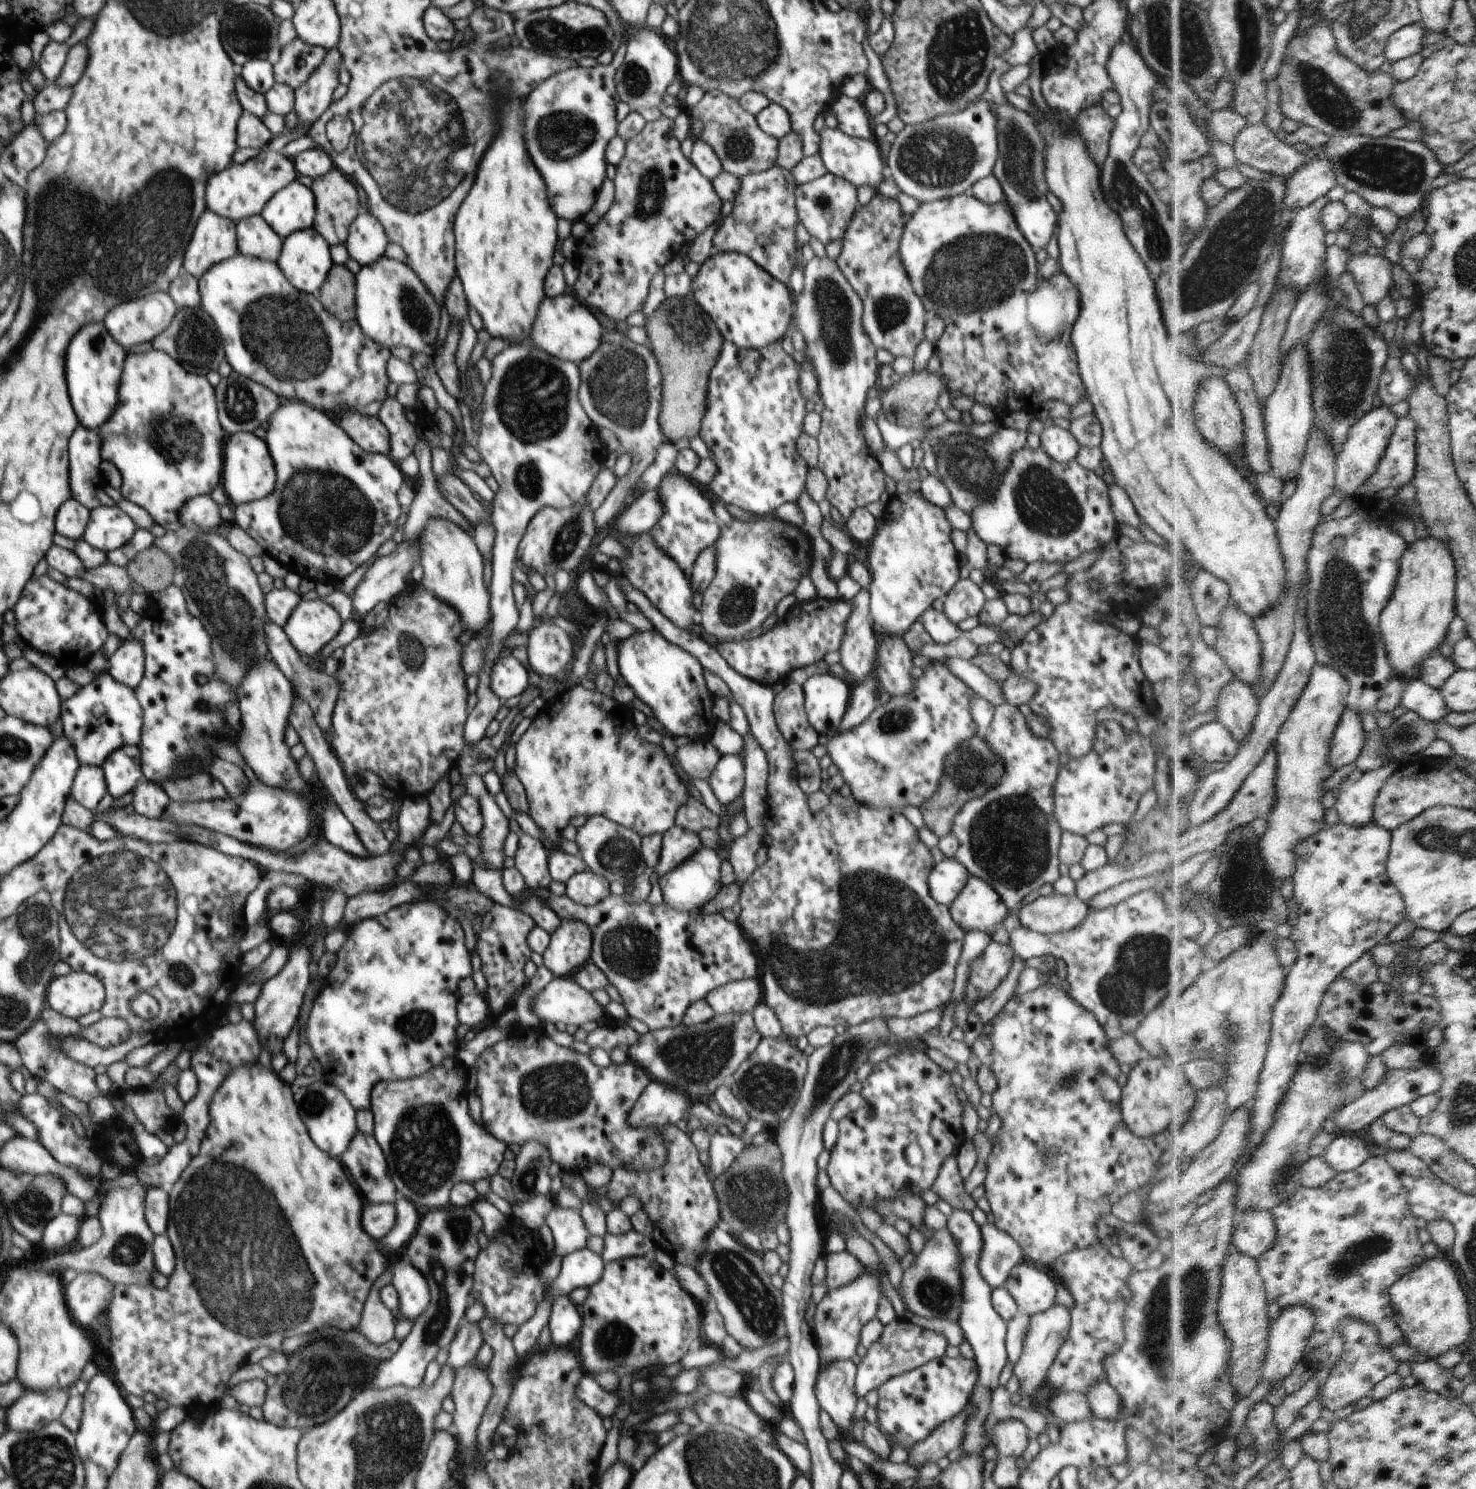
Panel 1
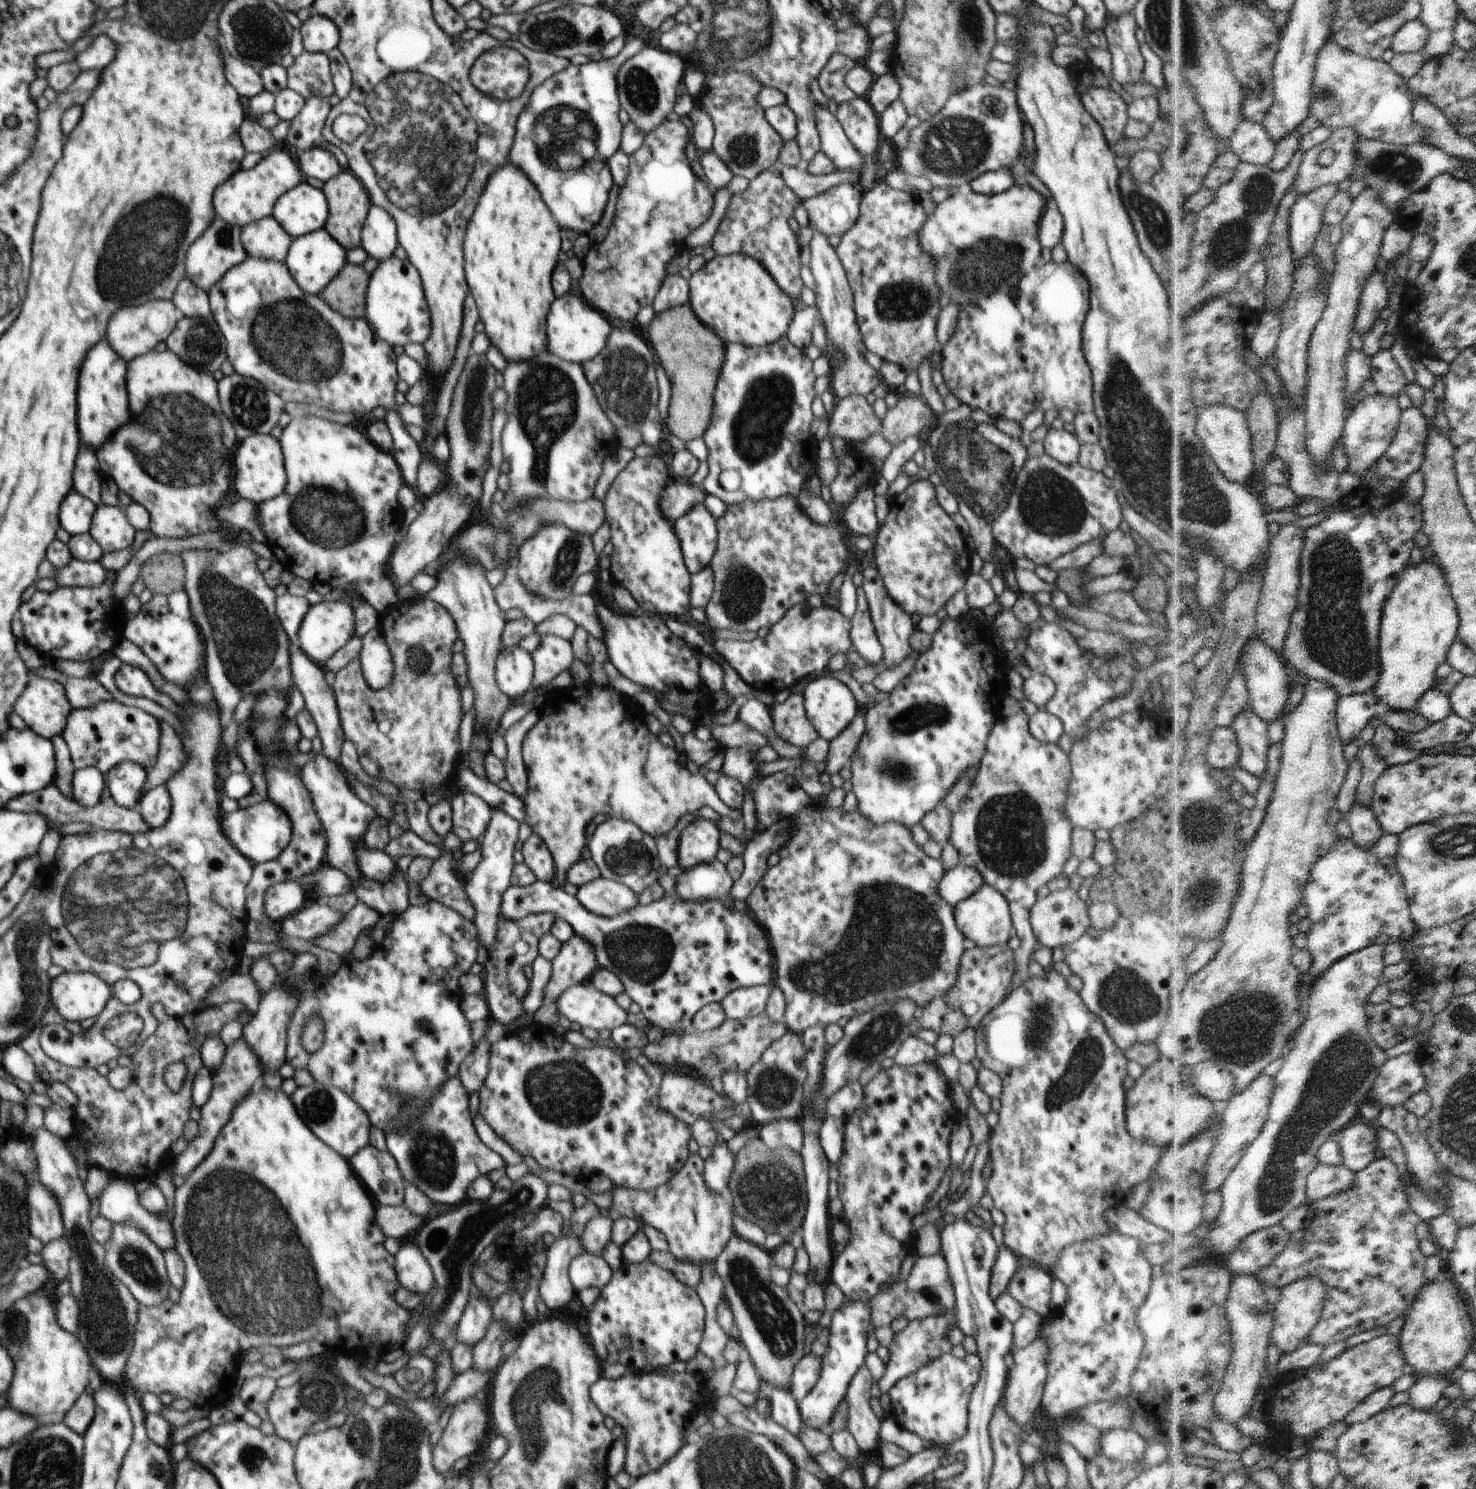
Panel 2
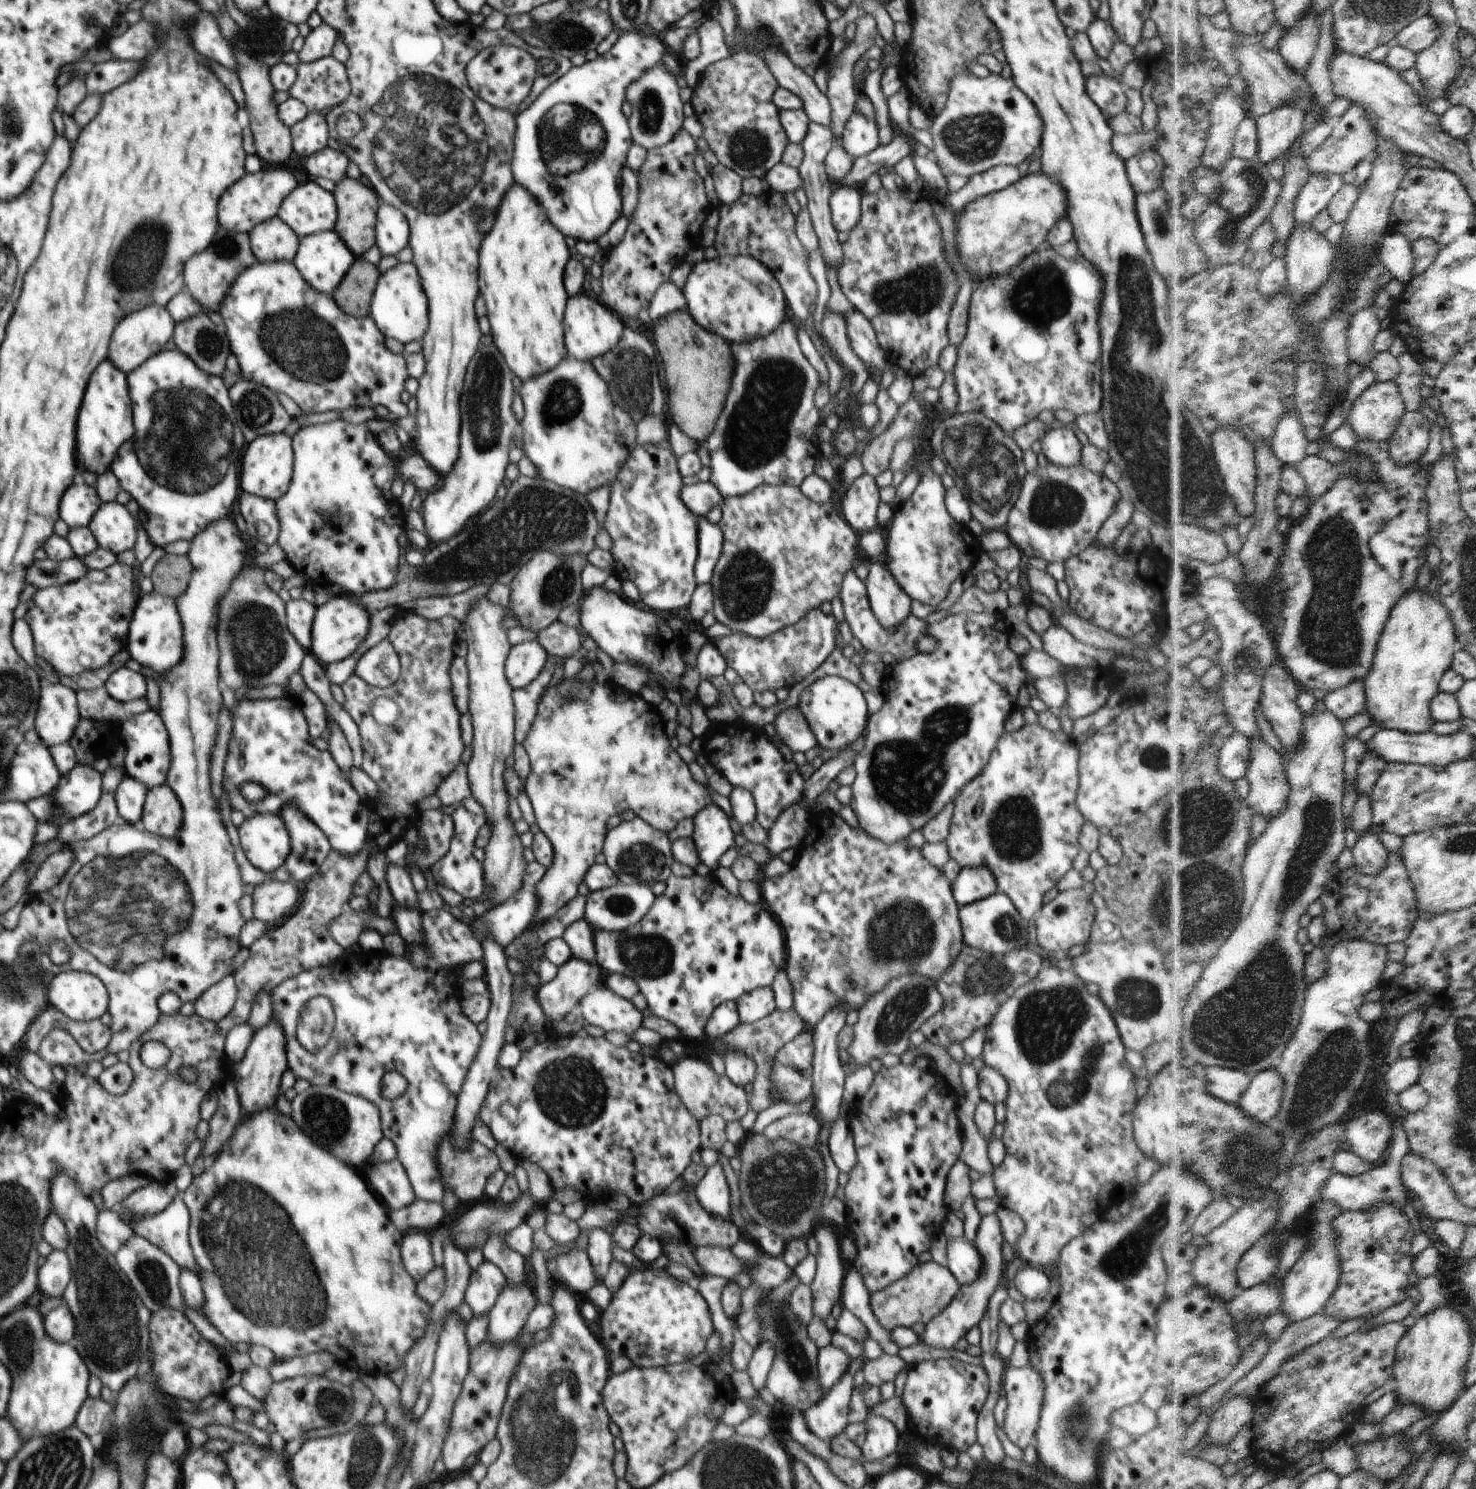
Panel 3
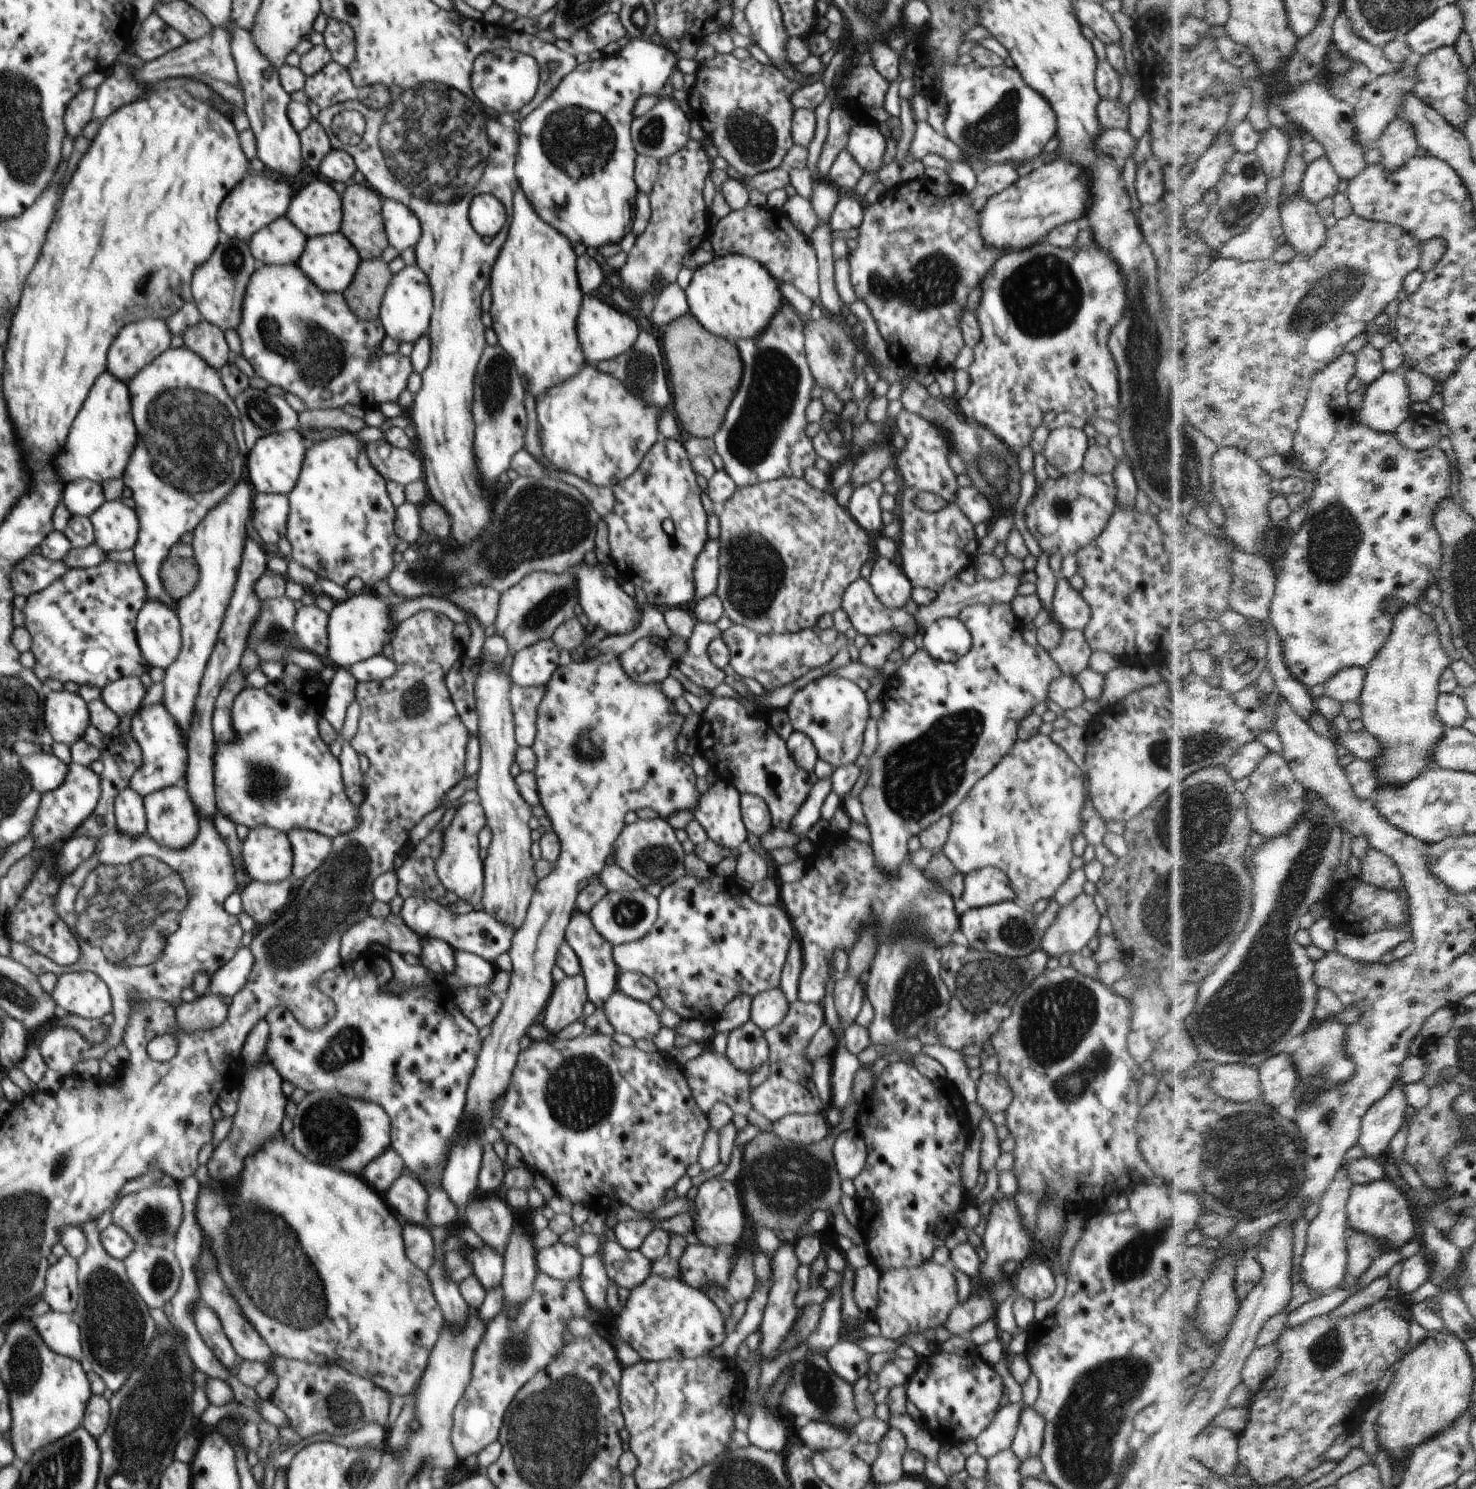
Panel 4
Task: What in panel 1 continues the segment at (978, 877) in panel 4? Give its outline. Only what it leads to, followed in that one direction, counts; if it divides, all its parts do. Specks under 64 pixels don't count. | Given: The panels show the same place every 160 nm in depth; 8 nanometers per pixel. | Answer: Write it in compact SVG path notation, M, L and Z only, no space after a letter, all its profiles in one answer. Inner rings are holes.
M945 858L935 864L929 874L928 884L932 898L949 907L969 879L968 869L956 858Z

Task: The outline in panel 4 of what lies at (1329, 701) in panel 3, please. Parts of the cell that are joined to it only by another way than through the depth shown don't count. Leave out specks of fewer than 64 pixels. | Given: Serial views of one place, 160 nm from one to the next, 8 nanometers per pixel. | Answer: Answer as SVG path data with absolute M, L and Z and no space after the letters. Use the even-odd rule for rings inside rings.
M1366 667L1345 668L1326 683L1326 692L1344 705L1358 701L1365 691L1368 676L1369 669Z

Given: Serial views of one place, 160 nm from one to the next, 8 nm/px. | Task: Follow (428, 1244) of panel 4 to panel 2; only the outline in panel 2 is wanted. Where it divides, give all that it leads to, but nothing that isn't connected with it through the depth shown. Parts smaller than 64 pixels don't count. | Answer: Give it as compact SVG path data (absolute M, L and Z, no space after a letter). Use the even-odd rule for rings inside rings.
M411 1239L394 1248L395 1269L402 1287L410 1289L417 1295L426 1295L435 1284L433 1270L418 1245Z

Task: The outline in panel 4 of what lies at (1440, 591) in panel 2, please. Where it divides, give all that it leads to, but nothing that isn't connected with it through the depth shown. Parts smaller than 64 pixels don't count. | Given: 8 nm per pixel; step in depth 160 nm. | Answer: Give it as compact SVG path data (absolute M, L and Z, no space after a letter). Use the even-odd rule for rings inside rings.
M1407 604L1407 607L1396 617L1390 640L1371 664L1365 691L1360 698L1365 726L1380 739L1383 746L1383 755L1380 760L1372 761L1377 766L1377 775L1380 780L1387 781L1390 785L1405 787L1434 766L1440 743L1449 732L1447 724L1441 719L1438 707L1443 693L1442 677L1452 666L1452 660L1444 652L1434 617L1428 616L1418 605Z

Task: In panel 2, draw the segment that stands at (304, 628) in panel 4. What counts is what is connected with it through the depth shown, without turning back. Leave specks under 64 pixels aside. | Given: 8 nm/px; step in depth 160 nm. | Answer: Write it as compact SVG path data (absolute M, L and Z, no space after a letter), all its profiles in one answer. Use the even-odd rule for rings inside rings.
M290 593L276 597L275 609L281 626L295 645L299 644L298 631L310 607L311 604L306 597L294 596Z

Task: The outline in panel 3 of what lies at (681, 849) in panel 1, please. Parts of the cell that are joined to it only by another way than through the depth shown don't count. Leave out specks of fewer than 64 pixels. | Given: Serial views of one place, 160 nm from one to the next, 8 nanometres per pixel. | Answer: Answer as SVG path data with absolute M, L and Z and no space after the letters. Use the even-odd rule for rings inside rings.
M712 802L693 817L694 832L692 838L699 852L702 871L714 872L718 859L730 846L735 846L734 830L730 817L716 803Z

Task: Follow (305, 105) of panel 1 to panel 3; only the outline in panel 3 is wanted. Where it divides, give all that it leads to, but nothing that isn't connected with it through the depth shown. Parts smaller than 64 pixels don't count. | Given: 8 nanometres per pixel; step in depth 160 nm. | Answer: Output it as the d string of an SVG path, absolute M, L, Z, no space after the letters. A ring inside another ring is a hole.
M309 112L300 122L291 126L291 135L293 151L307 159L327 147L327 120L319 112Z

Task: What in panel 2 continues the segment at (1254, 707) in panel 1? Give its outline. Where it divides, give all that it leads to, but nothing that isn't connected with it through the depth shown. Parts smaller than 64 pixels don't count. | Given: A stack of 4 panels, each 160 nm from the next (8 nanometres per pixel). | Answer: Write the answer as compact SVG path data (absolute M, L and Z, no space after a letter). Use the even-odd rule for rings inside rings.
M1252 708L1244 711L1232 727L1238 733L1242 745L1239 767L1258 778L1264 778L1269 771L1271 751L1271 722Z

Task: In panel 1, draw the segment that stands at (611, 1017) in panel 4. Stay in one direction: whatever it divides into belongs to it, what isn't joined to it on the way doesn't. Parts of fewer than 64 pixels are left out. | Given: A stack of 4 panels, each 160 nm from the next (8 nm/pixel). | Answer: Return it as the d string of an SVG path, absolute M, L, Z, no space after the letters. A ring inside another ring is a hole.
M573 976L554 977L542 992L535 995L531 1007L535 1008L542 1024L564 1022L578 1027L586 1022L598 1022L607 1013Z

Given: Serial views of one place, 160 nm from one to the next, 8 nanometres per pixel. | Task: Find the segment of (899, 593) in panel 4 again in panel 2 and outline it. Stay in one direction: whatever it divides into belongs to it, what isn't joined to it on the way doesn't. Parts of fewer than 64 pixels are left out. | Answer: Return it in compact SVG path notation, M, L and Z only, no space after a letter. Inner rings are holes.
M867 568L863 571L863 591L865 592L872 622L875 626L875 631L883 648L883 660L887 667L893 667L900 664L906 656L912 652L910 646L910 637L915 631L911 616L899 607L891 596L888 594L884 586L881 574L877 568Z

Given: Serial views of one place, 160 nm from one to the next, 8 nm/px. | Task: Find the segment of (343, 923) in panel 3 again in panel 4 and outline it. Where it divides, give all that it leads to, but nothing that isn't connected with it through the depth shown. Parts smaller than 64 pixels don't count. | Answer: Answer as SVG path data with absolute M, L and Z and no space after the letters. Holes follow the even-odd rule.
M390 913L387 917L368 915L342 935L342 962L356 961L360 956L369 955L372 944L381 945L386 950L396 951L401 955L411 954L420 958L423 940L402 920L400 914Z

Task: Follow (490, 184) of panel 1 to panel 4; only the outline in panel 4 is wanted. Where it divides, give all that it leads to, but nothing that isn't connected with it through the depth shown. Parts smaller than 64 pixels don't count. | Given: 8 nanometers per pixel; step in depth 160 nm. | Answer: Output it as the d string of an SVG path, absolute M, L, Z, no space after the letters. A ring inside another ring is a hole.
M519 187L513 196L512 220L509 224L508 240L500 250L500 256L492 268L490 290L494 296L492 310L494 330L498 344L511 356L522 384L528 394L536 399L548 389L579 373L588 364L580 346L576 321L585 295L580 288L577 275L577 256L573 244L561 232L543 221Z

